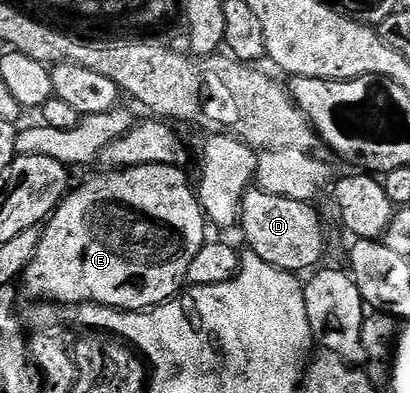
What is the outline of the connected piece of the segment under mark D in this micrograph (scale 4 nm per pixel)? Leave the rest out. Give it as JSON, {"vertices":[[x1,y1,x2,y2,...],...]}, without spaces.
{"vertices":[[256,187,246,188,241,198,239,230,249,244,248,252,271,267,294,275,300,274,300,269,312,270,320,266,321,256,325,253,325,237,321,234,321,221,311,208,310,204,303,201,267,195]]}

